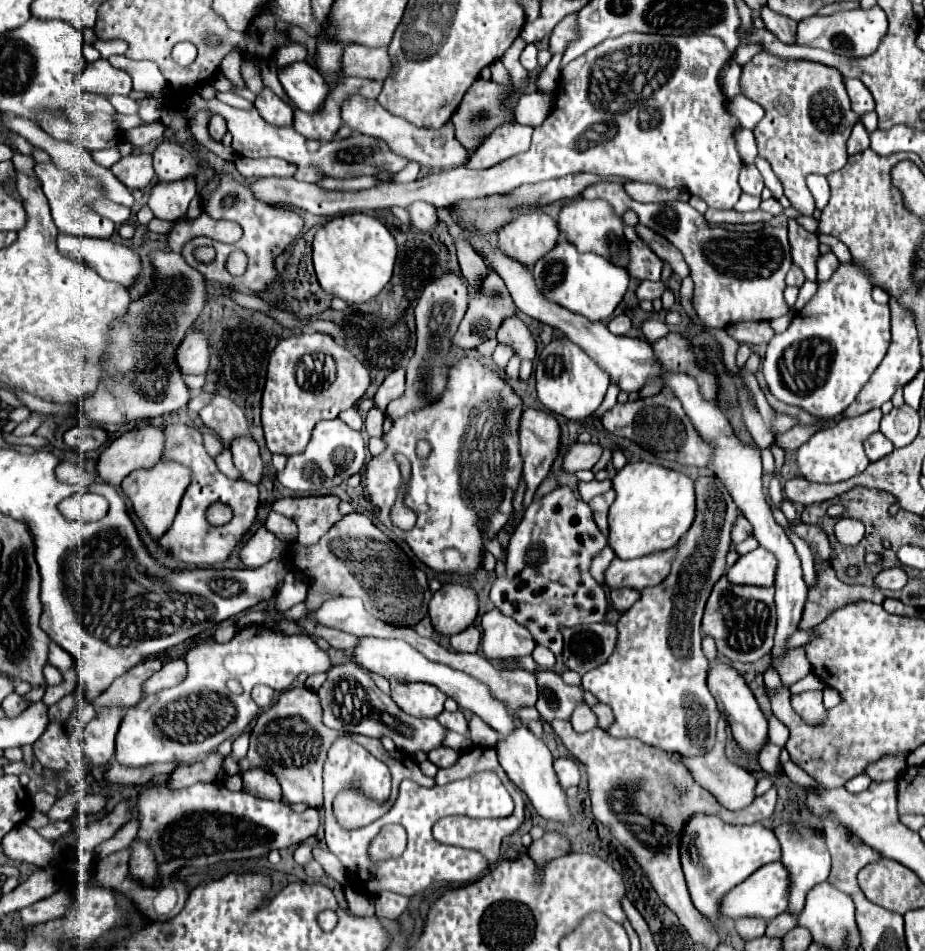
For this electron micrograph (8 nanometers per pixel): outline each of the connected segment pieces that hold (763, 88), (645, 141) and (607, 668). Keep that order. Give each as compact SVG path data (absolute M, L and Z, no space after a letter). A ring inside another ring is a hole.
M759 52L743 66L739 84L741 84L741 92L747 98L761 104L765 110L763 120L753 130L759 156L763 156L771 164L773 172L781 178L785 196L791 200L793 208L807 216L813 214L815 200L805 184L805 176L807 174L827 176L831 172L841 170L847 164L845 142L851 134L853 124L859 120L859 116L849 106L849 96L845 92L843 76L839 74L839 70L833 70L833 66L821 66L817 62L803 62L803 60L783 60L783 58L775 58L773 54Z
M623 34L619 38L603 40L587 54L575 58L561 70L555 106L533 132L531 148L515 158L499 162L487 170L469 170L457 166L451 170L429 172L423 178L407 184L381 184L369 190L325 190L317 184L299 182L295 178L261 178L249 188L259 200L269 204L283 204L307 210L321 216L341 216L351 212L365 212L391 206L409 206L423 200L433 206L453 206L465 198L483 198L489 194L505 194L527 182L541 182L561 178L575 172L591 172L597 176L621 176L633 182L651 182L665 188L687 188L691 194L703 198L711 208L731 210L739 196L737 182L741 158L735 148L735 130L739 120L725 108L725 94L719 86L719 72L729 60L723 42L707 34L691 36L661 36L661 34Z
M701 474L695 480L695 520L677 544L671 574L659 584L641 590L639 600L617 622L617 648L611 658L583 676L583 688L593 692L599 702L613 708L615 722L607 730L613 738L637 738L649 746L683 756L703 754L715 744L715 726L721 716L715 698L707 688L709 662L701 650L701 616L713 584L725 574L725 556L731 548L731 528L743 514L719 478Z

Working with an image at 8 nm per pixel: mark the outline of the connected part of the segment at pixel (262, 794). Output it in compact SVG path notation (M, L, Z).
M251 768L243 772L243 790L249 794L255 794L259 798L271 798L271 800L281 800L281 786L275 776L271 776L263 768Z

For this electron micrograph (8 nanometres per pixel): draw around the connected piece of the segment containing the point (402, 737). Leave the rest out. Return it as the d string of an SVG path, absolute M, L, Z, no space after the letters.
M353 660L333 666L327 672L327 680L317 690L317 694L323 706L323 722L329 728L349 734L365 734L373 738L389 736L395 746L407 754L415 754L419 750L429 752L443 744L443 738L449 734L449 730L443 728L437 720L415 718L399 710L399 706L395 706L395 702L375 686L375 682L367 676L367 670L363 670Z

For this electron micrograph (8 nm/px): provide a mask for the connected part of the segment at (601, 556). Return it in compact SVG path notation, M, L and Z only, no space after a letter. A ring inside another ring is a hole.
M607 546L607 548L603 548L593 560L591 560L591 576L597 580L597 582L601 582L601 584L605 584L603 582L603 574L605 574L605 570L607 570L607 566L611 564L611 560L615 558L615 554L613 554L613 550Z

